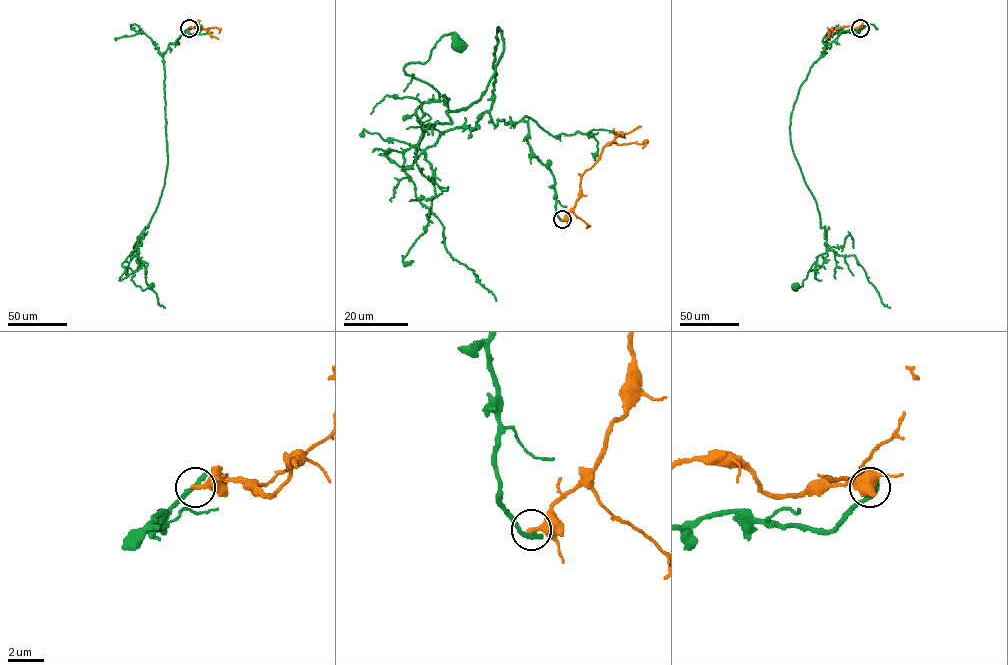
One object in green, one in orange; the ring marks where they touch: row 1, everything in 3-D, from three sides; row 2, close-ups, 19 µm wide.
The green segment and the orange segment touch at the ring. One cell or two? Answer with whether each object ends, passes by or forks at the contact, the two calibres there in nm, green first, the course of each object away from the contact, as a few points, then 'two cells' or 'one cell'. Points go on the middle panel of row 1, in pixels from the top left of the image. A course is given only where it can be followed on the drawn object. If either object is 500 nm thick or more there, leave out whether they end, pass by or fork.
green ends there; orange ends there; 360 nm thick on the green side, 380 nm on the other; green runs (562, 220), (528, 124), (490, 121), (498, 27), (481, 97), (424, 130), (439, 94), (404, 68), (458, 45); orange runs (562, 219), (580, 195), (581, 176), (598, 160), (606, 145), (645, 142), (643, 148); two cells

